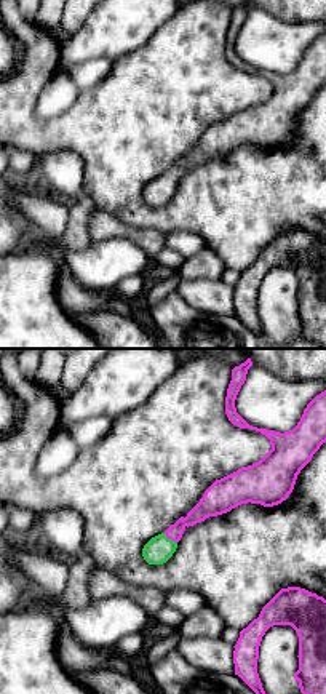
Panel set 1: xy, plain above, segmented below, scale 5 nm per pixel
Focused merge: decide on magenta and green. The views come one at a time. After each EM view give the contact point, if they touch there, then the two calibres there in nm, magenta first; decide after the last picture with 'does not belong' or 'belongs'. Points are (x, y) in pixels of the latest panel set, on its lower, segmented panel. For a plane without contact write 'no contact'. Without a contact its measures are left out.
contact (170, 538); calibres 110 and 140 nm

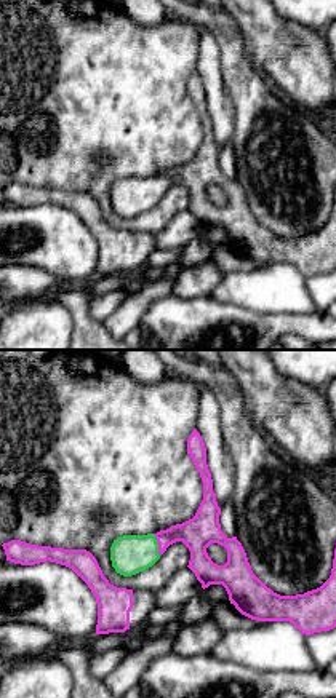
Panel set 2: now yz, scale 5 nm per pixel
contact (159, 545); calibres 170 and 200 nm

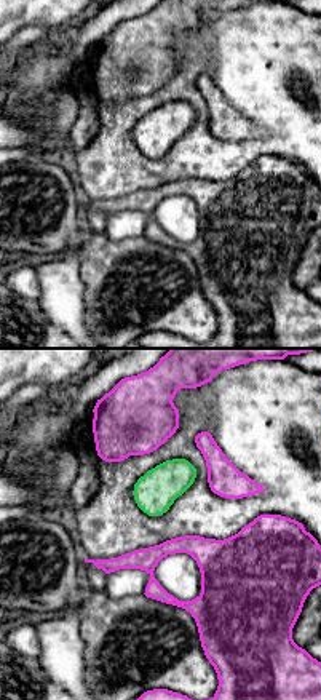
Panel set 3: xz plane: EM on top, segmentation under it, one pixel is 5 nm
no contact

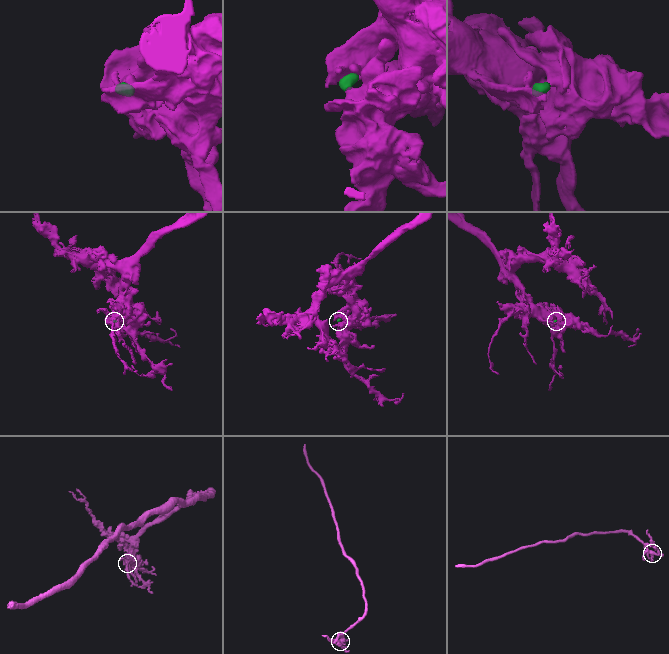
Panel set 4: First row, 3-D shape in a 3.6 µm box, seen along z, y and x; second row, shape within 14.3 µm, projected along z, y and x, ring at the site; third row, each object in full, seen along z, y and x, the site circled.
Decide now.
belongs

